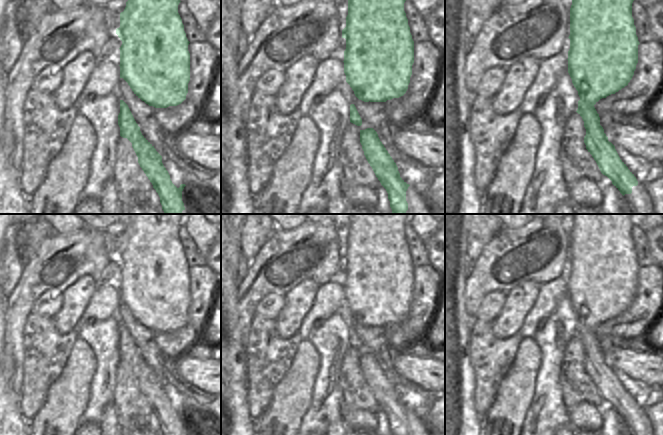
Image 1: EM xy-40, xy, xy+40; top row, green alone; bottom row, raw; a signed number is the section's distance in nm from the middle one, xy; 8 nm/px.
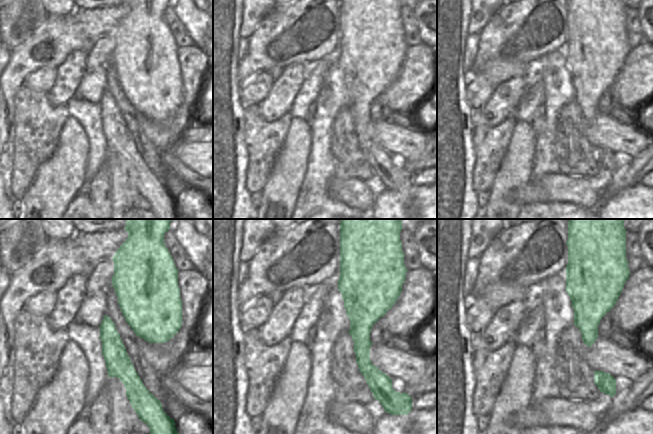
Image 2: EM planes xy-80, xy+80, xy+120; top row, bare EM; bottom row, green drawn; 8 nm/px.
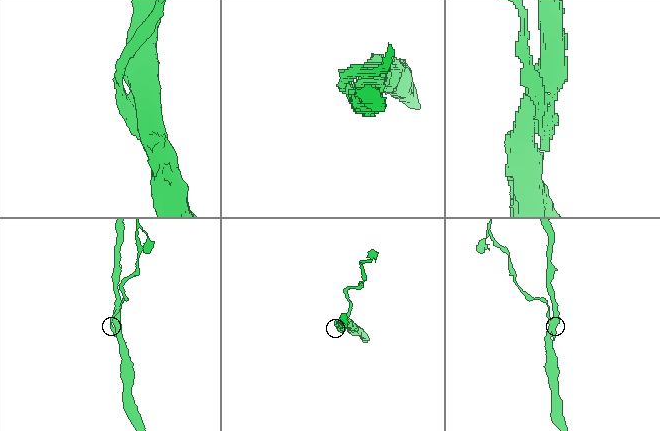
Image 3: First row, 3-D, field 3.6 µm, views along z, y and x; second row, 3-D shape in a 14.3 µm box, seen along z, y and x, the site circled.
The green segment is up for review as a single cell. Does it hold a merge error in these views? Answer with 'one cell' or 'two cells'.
two cells

